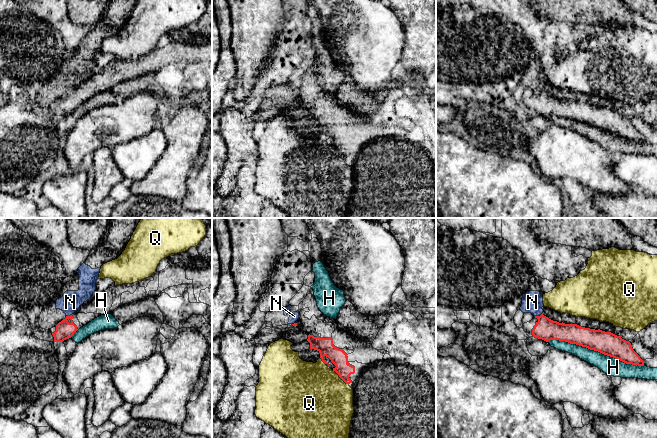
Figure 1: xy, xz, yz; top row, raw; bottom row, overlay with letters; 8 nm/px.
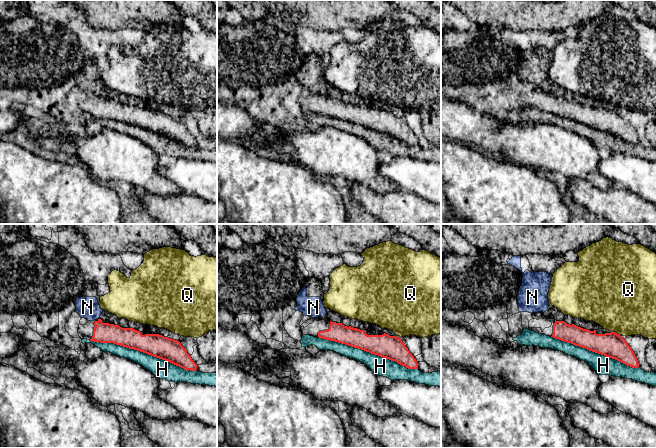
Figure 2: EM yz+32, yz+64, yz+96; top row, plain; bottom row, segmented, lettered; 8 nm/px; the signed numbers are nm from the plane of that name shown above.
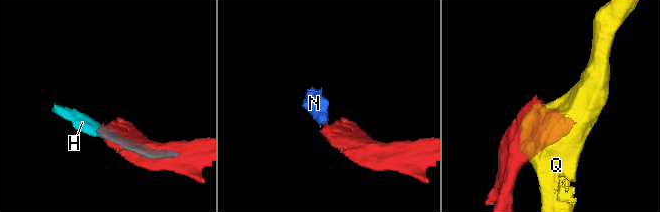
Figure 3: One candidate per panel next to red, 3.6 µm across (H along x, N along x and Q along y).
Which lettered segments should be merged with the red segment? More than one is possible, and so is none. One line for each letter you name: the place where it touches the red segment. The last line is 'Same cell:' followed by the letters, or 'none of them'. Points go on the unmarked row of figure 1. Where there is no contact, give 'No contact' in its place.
Same cell: none of them

